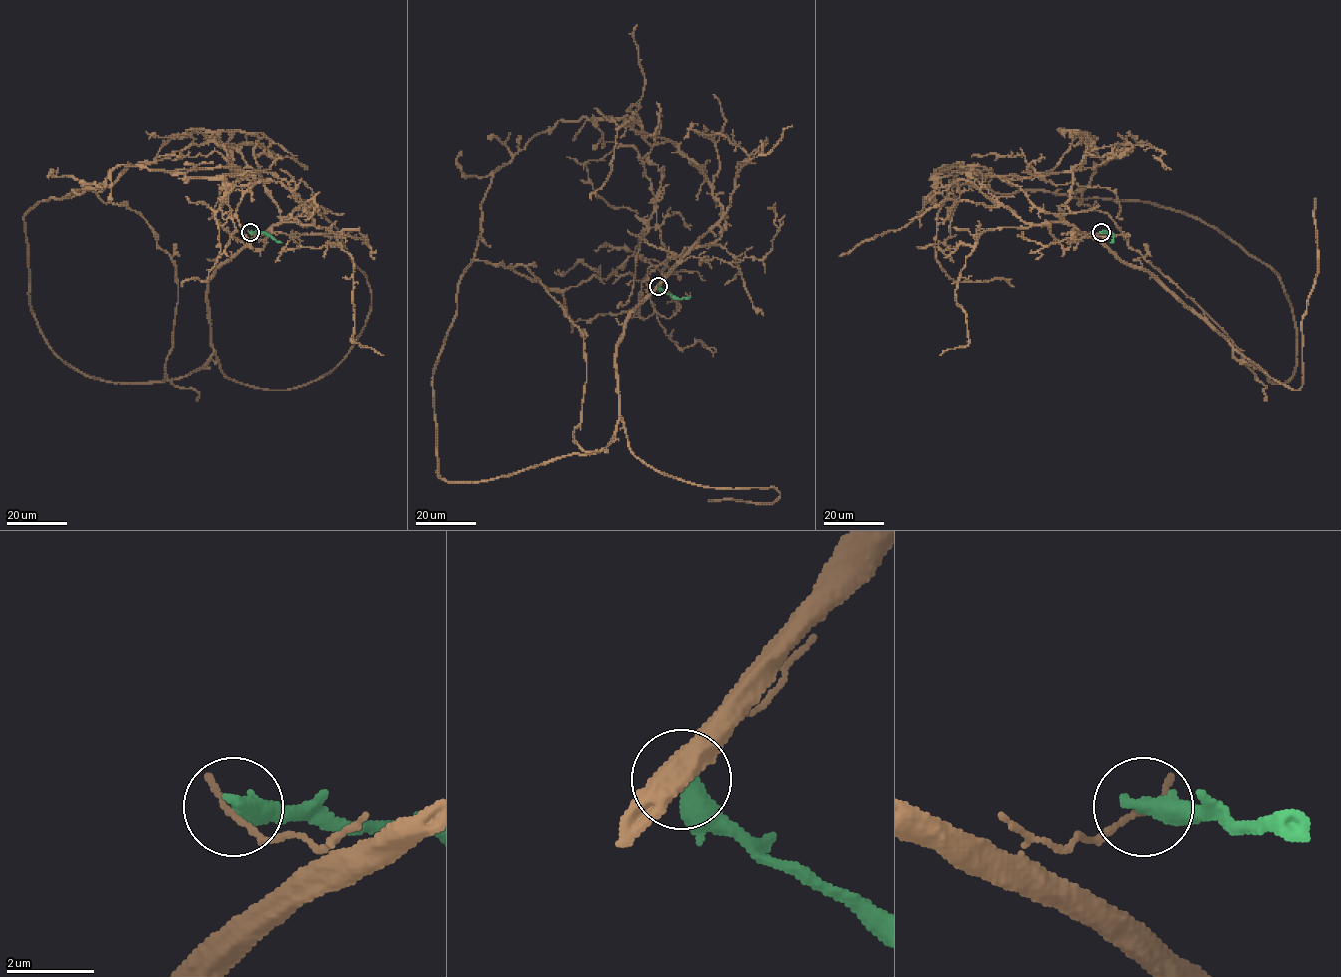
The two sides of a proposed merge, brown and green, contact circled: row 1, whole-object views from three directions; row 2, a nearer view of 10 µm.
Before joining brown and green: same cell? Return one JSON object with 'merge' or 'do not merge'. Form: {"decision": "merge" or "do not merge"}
{"decision": "do not merge"}

